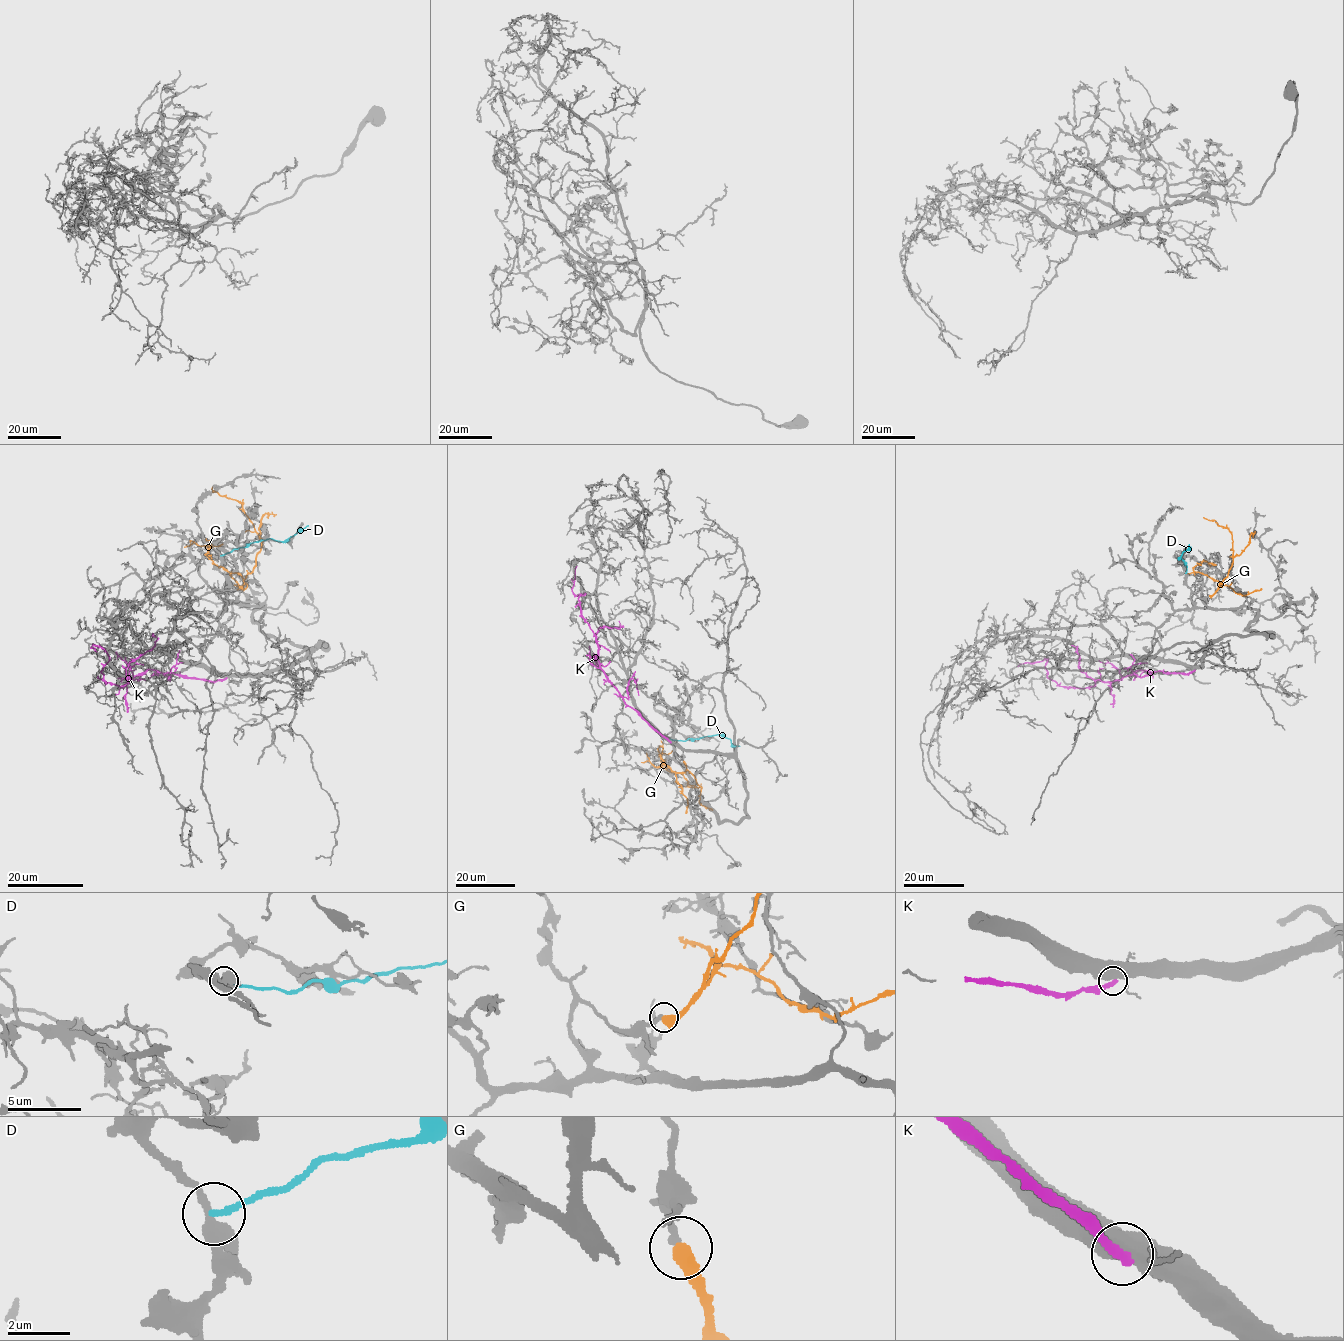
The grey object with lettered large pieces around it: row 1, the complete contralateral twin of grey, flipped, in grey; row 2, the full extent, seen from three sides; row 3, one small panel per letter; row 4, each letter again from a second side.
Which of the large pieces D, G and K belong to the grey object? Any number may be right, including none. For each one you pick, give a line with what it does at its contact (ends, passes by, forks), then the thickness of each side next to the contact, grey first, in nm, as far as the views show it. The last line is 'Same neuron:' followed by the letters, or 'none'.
Same neuron: none

